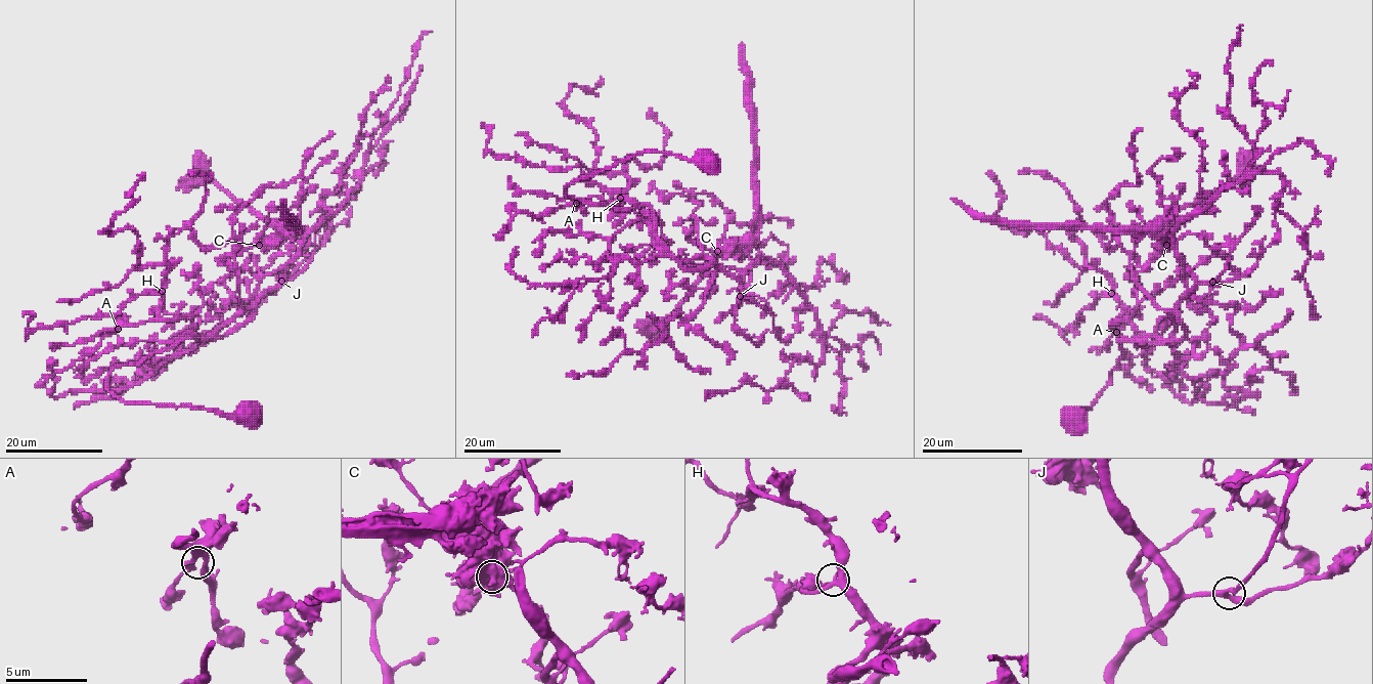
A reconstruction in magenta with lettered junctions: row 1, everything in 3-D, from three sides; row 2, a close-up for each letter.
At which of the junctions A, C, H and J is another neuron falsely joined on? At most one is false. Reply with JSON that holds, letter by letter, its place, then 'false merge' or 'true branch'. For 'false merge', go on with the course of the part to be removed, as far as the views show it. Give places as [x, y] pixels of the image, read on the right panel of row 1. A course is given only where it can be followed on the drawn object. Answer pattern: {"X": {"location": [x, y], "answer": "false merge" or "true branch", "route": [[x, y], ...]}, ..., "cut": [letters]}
{"A": {"location": [1116, 332], "answer": "true branch"}, "C": {"location": [1166, 245], "answer": "false merge", "route": [[1166, 246], [1149, 230], [990, 220], [975, 217], [951, 199]]}, "H": {"location": [1111, 293], "answer": "true branch"}, "J": {"location": [1212, 282], "answer": "true branch"}, "cut": ["C"]}

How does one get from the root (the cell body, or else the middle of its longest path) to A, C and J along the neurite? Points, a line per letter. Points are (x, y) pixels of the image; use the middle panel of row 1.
A: (702, 160), (637, 153), (566, 186), (612, 207), (648, 204), (658, 245), (629, 201), (576, 203)
C: (702, 160), (637, 153), (565, 193), (648, 204), (680, 260), (702, 252), (696, 222), (689, 237), (718, 251)
J: (702, 160), (637, 153), (565, 193), (620, 209), (648, 204), (668, 254), (707, 257), (740, 283), (740, 296)

